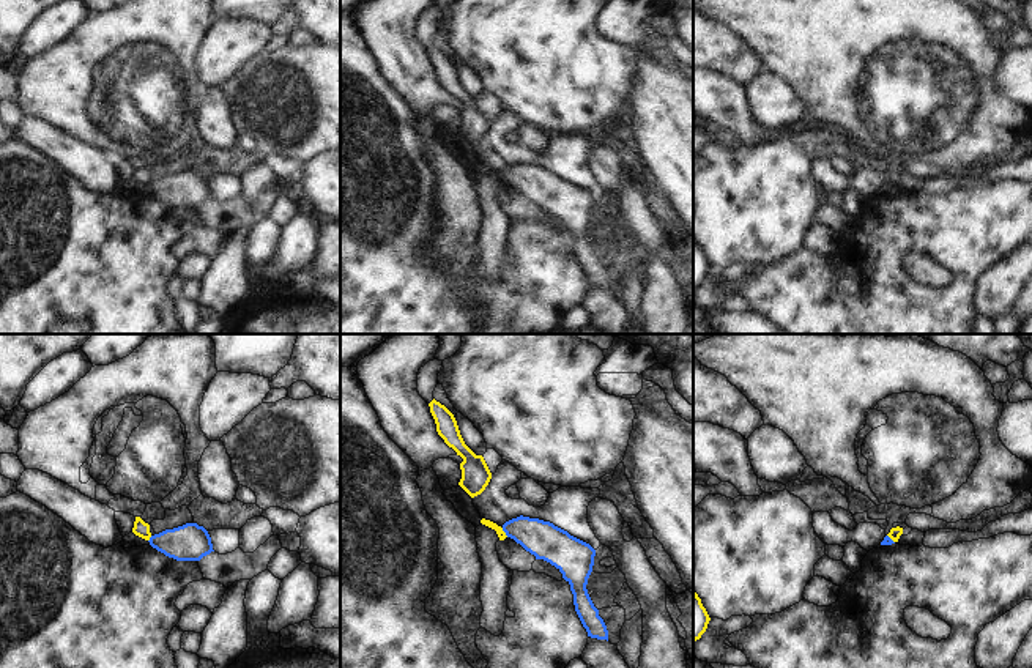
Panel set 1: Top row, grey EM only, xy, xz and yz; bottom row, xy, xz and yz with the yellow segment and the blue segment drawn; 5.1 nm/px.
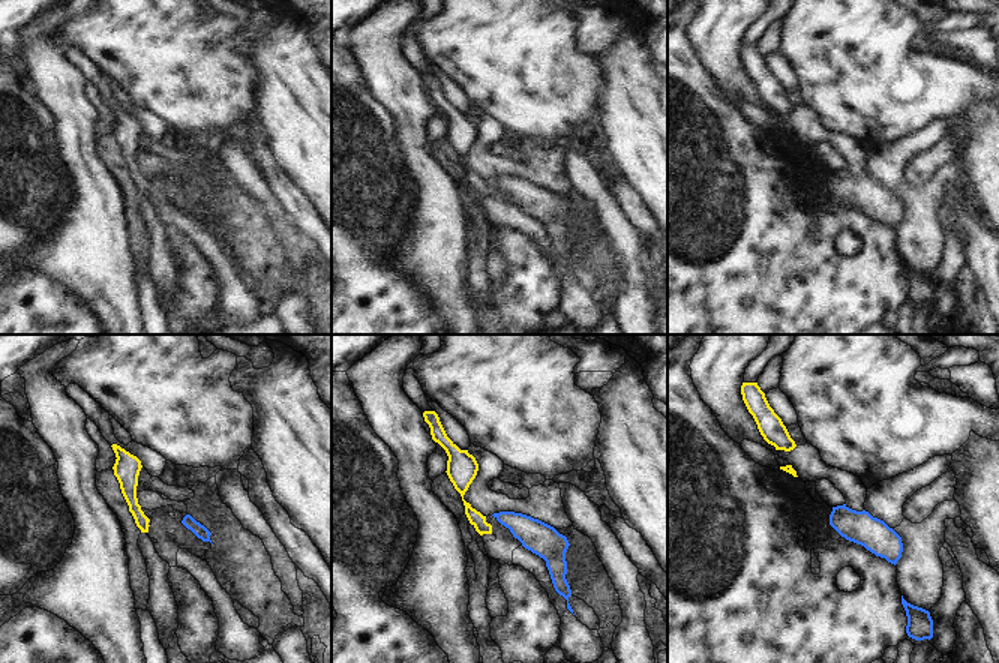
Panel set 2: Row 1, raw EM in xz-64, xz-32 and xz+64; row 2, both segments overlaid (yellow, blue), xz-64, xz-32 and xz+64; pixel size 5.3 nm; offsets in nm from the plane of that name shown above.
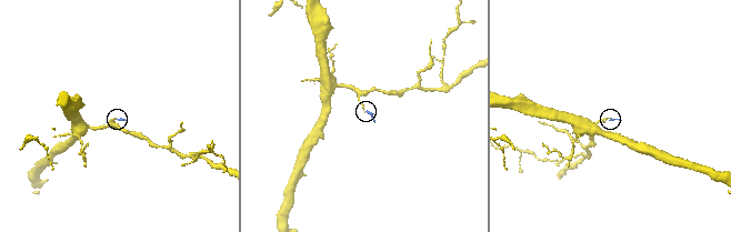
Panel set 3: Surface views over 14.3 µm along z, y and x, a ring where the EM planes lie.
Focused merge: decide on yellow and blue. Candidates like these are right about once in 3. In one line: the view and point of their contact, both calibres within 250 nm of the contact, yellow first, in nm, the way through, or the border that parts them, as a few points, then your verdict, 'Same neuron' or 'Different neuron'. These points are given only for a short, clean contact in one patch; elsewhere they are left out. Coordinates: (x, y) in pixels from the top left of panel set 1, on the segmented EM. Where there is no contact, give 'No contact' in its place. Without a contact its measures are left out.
Touches yellow at xz (504, 533). Thickness 50 nm (yellow) against 190 nm. Boundary: xz (501, 528), (508, 536). Different neuron

